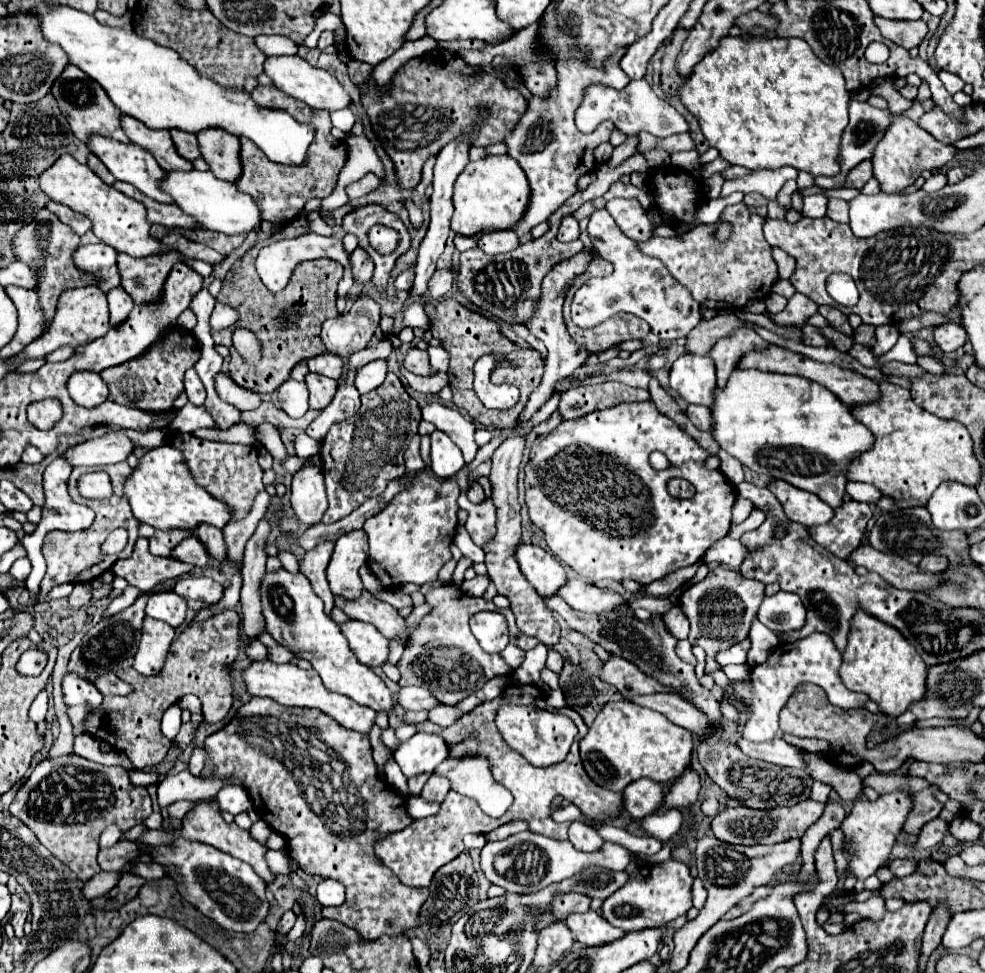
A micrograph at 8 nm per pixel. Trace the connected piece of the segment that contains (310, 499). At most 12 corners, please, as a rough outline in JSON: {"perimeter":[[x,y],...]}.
{"perimeter":[[322,468],[294,474],[290,504],[306,526],[328,508]]}

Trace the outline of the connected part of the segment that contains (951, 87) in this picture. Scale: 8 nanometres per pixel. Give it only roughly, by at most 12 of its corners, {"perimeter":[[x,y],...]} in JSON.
{"perimeter":[[940,70],[938,78],[950,94],[964,88],[960,76]]}

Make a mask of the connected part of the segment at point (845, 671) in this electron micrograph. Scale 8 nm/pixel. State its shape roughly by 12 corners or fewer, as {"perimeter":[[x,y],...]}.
{"perimeter":[[864,612],[838,672],[886,716],[924,696],[926,670],[902,632]]}

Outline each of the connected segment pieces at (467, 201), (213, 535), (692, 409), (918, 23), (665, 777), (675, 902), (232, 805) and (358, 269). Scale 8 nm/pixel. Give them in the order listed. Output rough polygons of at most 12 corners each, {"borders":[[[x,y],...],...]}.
{"borders":[[[508,154],[466,164],[452,230],[512,228],[530,186]],[[200,524],[196,536],[214,560],[226,558],[222,530]],[[690,404],[686,416],[700,430],[712,426],[710,408]],[[874,16],[884,38],[906,50],[928,32],[924,20]],[[630,700],[580,740],[588,776],[620,792],[678,778],[692,732]],[[642,866],[604,900],[624,932],[666,926],[692,908],[690,870]],[[224,786],[216,796],[220,810],[232,816],[248,810],[242,786]],[[362,248],[350,254],[356,282],[370,282],[374,264]]]}

